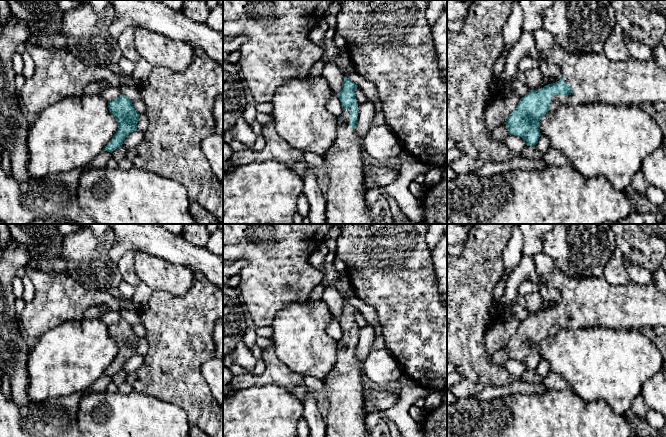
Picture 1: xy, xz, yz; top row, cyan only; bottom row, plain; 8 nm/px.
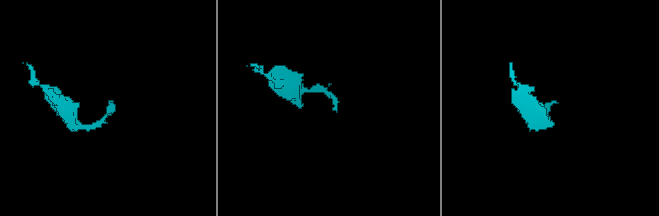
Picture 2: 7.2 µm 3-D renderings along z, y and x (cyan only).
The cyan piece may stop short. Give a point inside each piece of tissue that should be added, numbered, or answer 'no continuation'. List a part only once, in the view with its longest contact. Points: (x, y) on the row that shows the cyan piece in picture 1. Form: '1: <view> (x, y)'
1: yz (593, 77)

